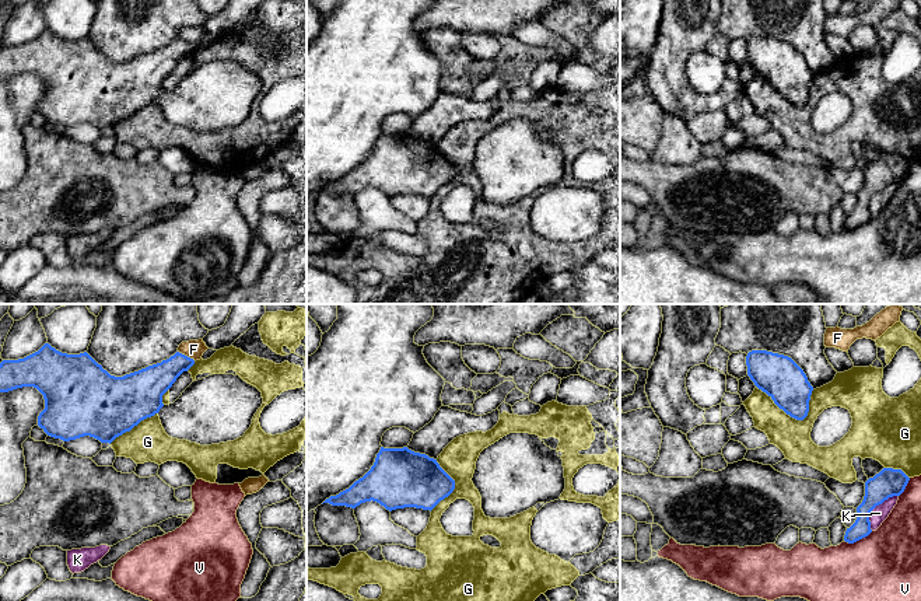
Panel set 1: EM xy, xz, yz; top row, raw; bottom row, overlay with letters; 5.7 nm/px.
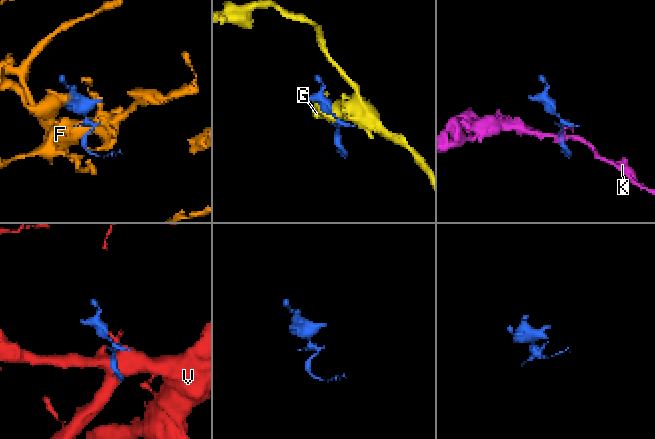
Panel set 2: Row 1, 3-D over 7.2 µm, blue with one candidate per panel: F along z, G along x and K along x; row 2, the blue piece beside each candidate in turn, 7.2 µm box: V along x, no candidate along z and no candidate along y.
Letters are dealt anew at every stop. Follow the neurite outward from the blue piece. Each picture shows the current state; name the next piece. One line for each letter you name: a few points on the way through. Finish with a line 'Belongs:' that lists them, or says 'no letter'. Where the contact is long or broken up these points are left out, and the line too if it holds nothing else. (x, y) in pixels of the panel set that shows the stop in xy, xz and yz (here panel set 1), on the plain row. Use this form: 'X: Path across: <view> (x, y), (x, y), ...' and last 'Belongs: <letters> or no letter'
Belongs: no letter

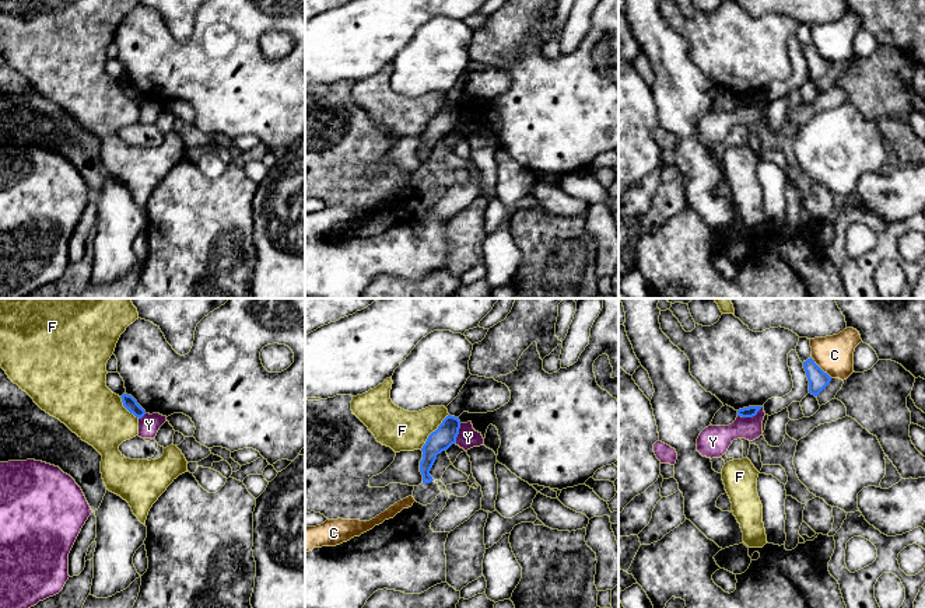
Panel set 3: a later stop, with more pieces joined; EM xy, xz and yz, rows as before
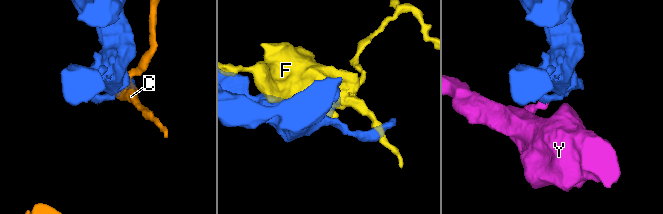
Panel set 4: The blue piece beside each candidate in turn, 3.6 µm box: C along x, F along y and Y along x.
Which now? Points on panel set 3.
Belongs: no letter

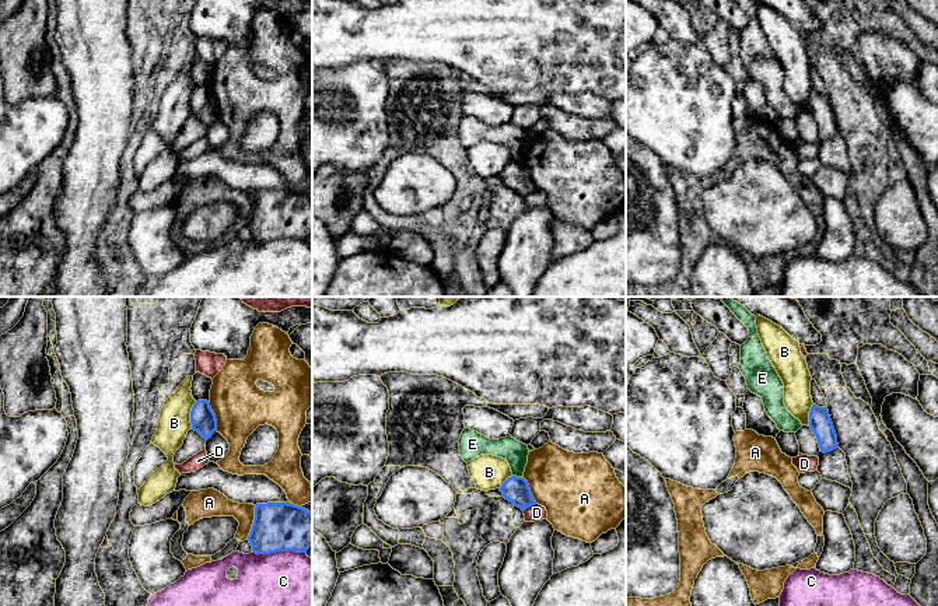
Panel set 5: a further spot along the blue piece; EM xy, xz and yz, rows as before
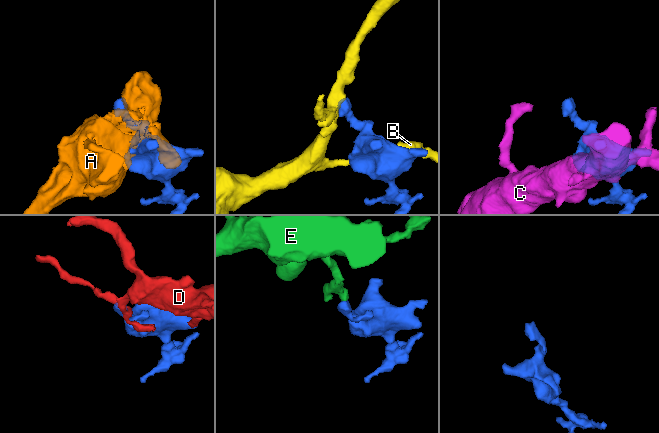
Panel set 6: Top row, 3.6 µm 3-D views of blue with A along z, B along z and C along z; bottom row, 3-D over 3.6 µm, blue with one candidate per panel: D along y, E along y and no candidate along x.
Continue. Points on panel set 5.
Belongs: no letter

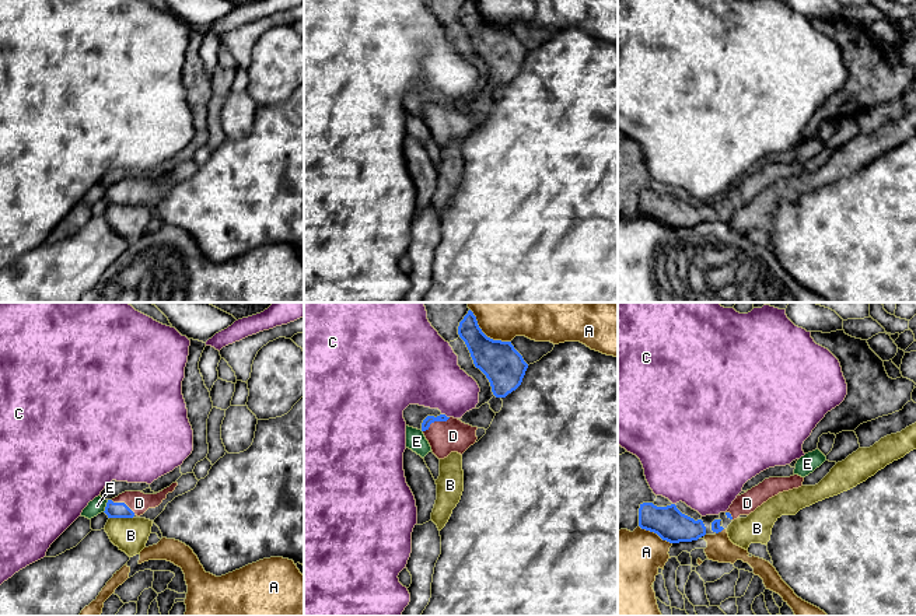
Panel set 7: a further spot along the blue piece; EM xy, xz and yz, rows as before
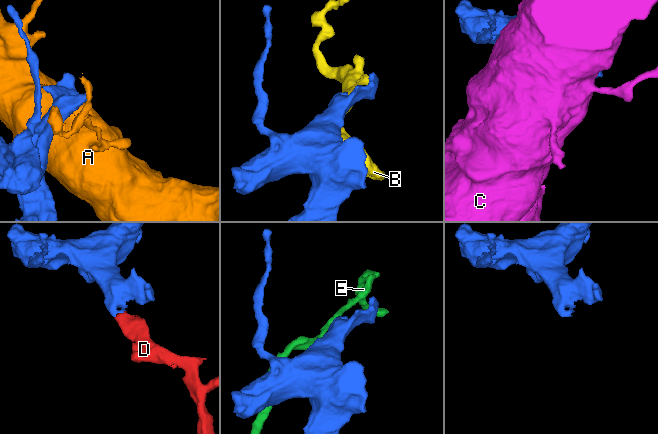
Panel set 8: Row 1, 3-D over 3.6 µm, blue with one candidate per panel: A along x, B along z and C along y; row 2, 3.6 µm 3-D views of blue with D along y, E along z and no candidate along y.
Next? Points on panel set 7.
D: Path across: xz (426, 109), (436, 107), (453, 122)
Belongs: D

